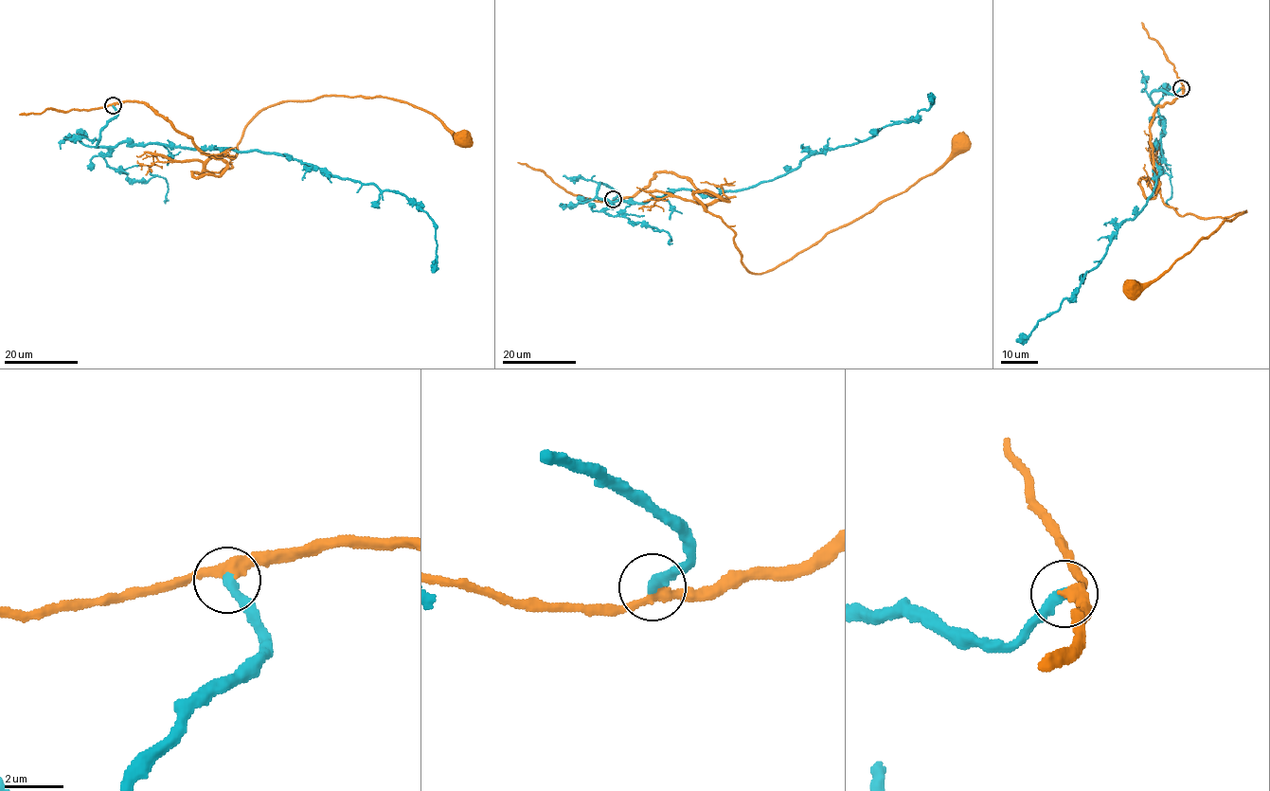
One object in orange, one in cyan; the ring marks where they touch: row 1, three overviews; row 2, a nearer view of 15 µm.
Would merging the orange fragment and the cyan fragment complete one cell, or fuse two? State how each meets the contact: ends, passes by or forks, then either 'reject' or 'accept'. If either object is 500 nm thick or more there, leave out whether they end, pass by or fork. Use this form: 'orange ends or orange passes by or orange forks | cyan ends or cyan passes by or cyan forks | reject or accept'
orange passes by | cyan ends | accept

